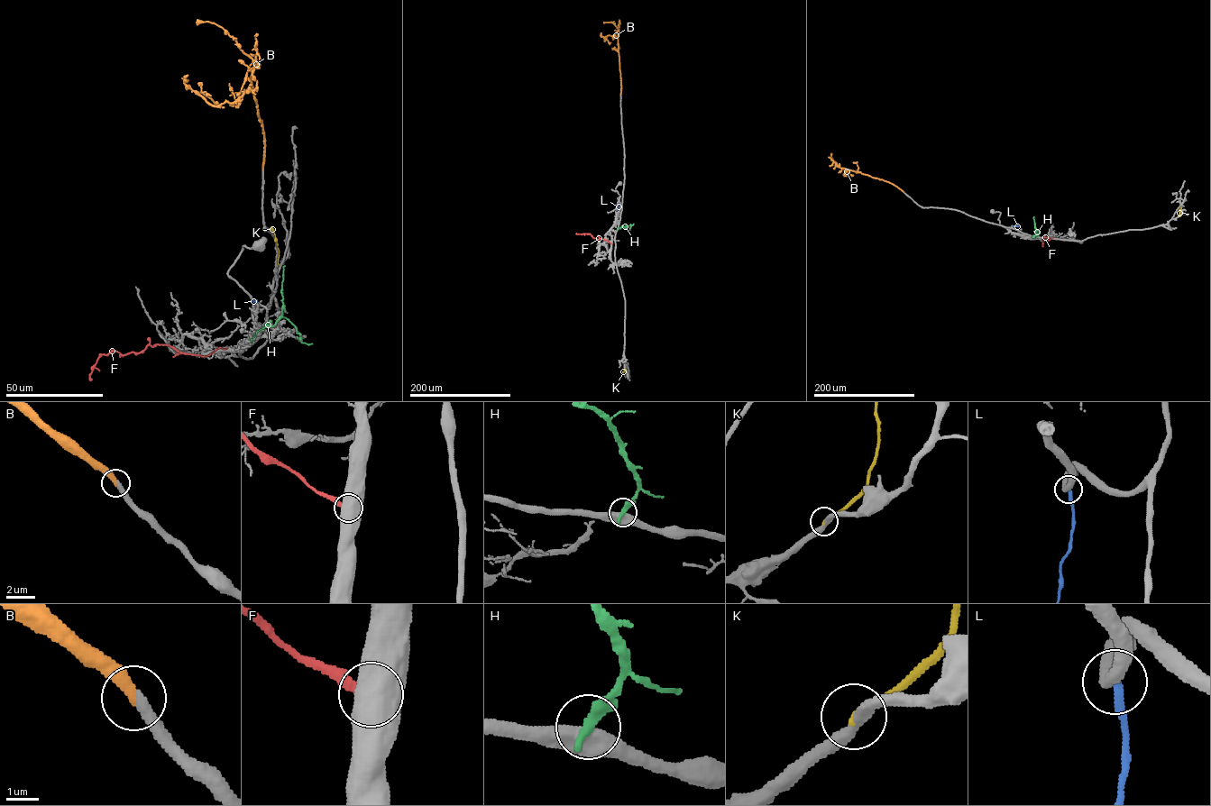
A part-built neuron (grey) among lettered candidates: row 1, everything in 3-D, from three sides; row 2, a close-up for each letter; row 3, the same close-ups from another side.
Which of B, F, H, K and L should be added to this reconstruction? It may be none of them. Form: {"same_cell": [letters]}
{"same_cell": ["B"]}

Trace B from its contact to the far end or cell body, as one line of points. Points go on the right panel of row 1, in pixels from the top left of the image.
B: (903, 192), (882, 179), (839, 167), (831, 154)

